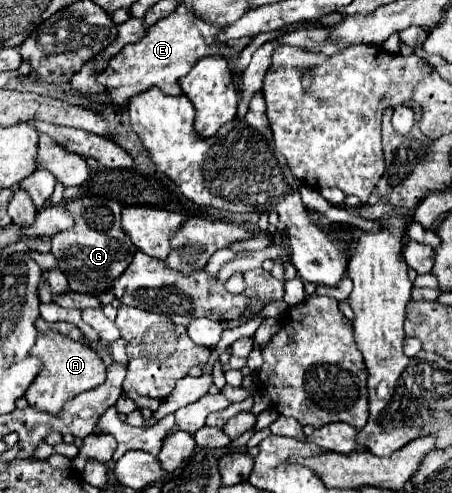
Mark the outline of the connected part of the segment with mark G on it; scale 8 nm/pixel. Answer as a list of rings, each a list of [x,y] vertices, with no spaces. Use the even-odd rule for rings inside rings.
[[[84,195],[68,201],[66,207],[72,211],[76,225],[60,235],[52,235],[52,255],[58,259],[58,267],[68,277],[72,291],[90,293],[94,297],[102,295],[132,263],[132,255],[138,251],[122,229],[122,205],[114,199]]]

